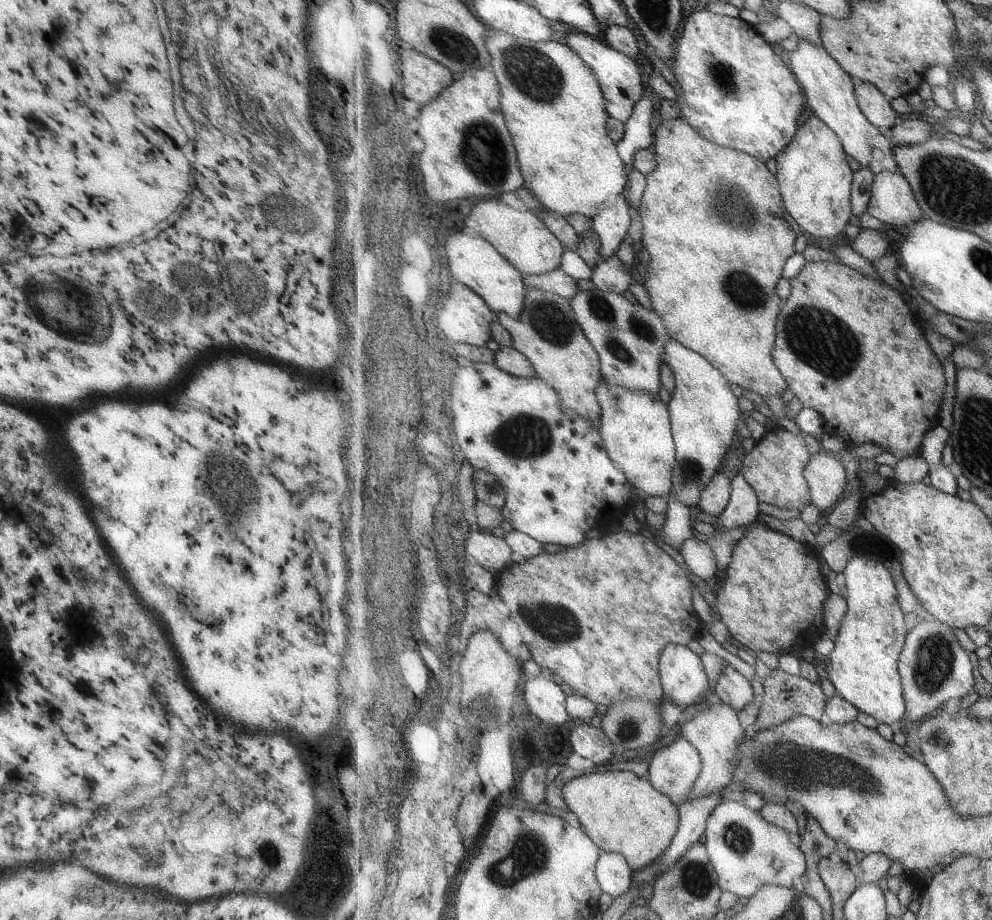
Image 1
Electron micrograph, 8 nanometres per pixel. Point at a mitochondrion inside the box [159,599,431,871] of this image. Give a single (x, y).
(268, 855)

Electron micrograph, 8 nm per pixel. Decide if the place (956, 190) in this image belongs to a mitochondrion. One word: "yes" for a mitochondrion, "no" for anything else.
yes

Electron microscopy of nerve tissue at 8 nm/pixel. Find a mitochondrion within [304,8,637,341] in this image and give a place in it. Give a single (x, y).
(531, 71)

